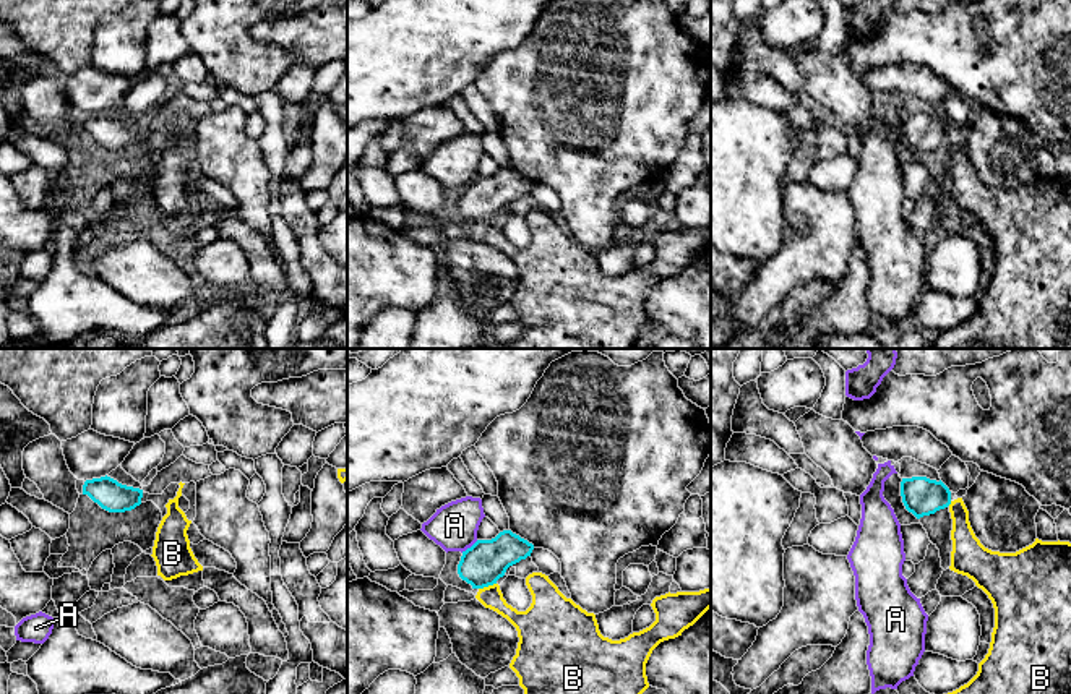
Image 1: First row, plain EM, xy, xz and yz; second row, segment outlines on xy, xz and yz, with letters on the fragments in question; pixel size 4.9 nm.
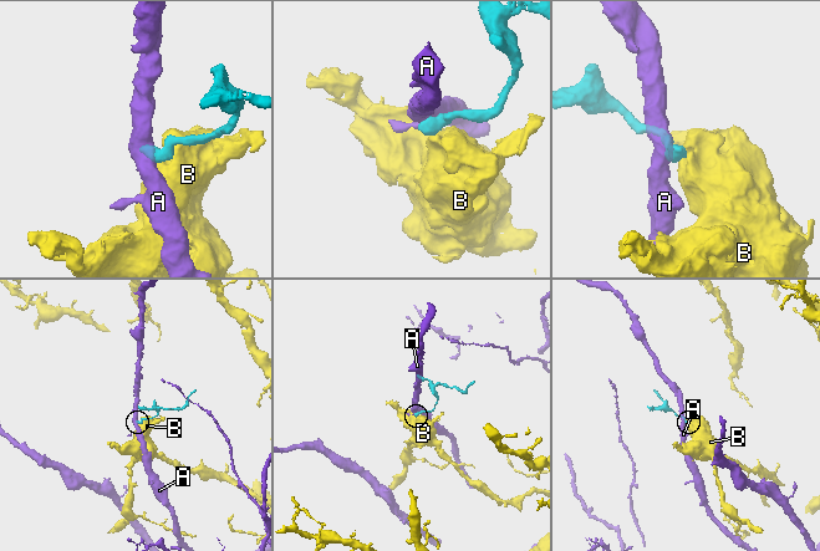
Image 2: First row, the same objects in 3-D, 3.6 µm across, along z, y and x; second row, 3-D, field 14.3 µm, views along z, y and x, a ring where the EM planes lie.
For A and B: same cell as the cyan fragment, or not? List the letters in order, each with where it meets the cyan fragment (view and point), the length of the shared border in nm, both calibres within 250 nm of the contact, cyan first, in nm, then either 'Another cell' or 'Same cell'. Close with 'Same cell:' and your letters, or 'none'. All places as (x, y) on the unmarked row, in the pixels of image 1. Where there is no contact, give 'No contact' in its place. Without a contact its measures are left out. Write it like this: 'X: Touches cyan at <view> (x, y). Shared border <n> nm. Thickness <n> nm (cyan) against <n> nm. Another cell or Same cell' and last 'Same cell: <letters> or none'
A: Touches cyan at xz (471, 184). Shared border 110 nm. Thickness 220 nm (cyan) against 220 nm. Another cell
B: Touches cyan at xz (487, 222). Shared border 90 nm. Thickness 220 nm (cyan) against 110 nm. Another cell
Same cell: none

